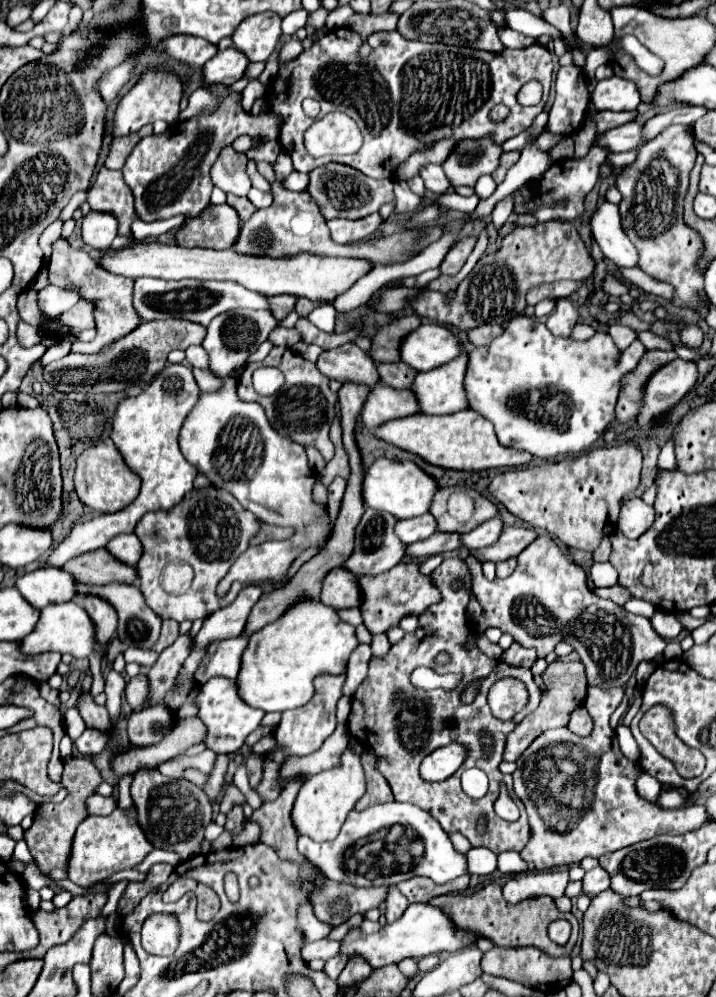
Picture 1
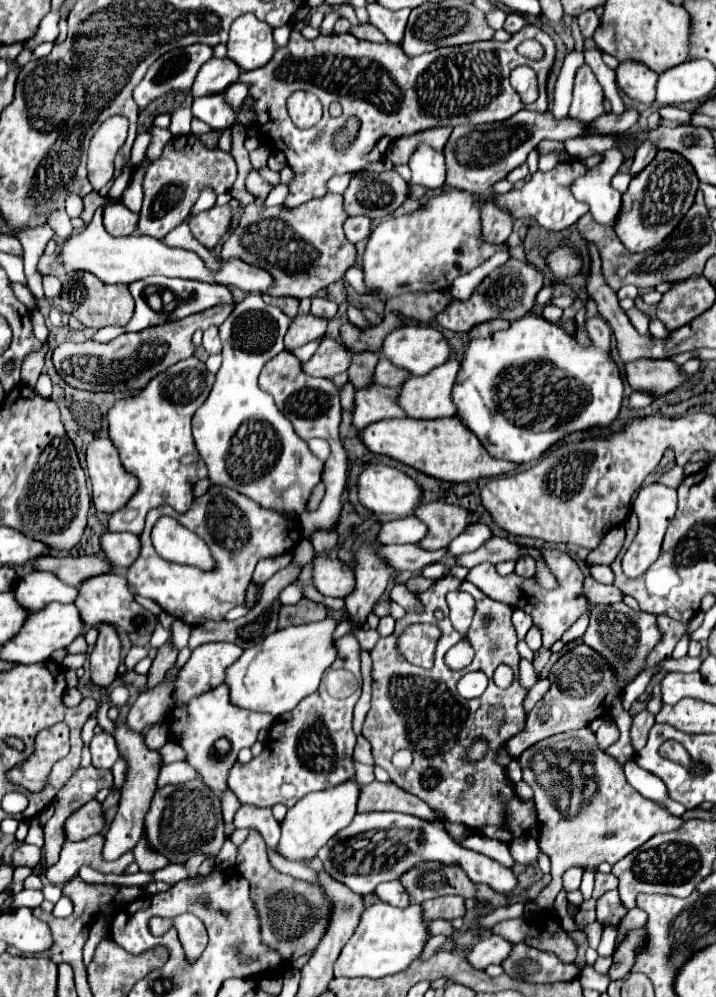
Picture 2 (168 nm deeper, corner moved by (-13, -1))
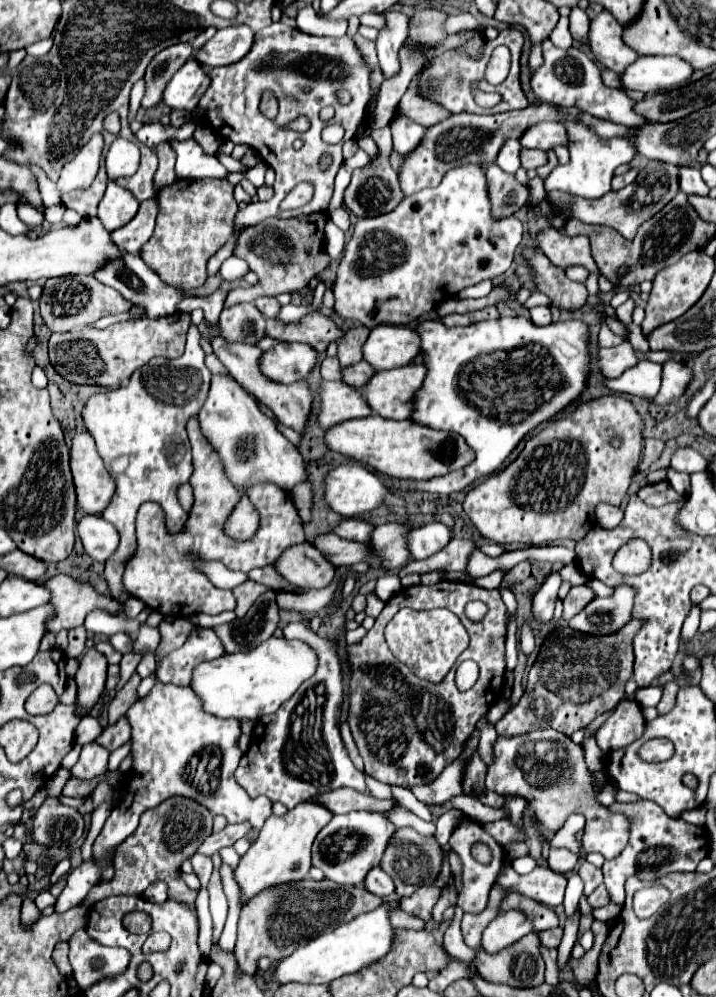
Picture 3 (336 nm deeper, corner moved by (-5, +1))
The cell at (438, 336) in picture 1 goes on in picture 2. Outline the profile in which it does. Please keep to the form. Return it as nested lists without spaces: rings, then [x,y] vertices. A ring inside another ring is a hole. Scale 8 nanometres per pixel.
[[[407,325],[385,337],[381,355],[411,375],[427,375],[449,359],[451,345],[435,327]]]

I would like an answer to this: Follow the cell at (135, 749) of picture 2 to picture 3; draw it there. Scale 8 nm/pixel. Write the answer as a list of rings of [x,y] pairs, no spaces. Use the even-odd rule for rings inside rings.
[[[93,859],[83,861],[77,869],[73,869],[67,877],[67,887],[63,889],[63,893],[57,897],[55,903],[55,913],[65,913],[71,907],[79,905],[85,895],[89,893],[89,889],[93,885],[97,885],[99,881],[99,871],[97,871],[97,863],[93,863]]]

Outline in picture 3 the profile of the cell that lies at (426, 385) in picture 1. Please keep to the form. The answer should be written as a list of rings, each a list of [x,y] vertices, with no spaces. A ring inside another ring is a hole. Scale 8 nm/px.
[[[411,363],[375,373],[359,393],[373,413],[385,419],[409,419],[413,391],[421,387],[421,379],[425,379],[425,367]]]

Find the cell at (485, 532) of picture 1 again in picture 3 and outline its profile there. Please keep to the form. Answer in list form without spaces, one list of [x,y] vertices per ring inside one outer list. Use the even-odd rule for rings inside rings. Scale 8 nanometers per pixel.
[[[429,523],[423,527],[413,527],[407,533],[407,551],[411,559],[427,559],[435,555],[451,539],[451,529],[443,523]]]

